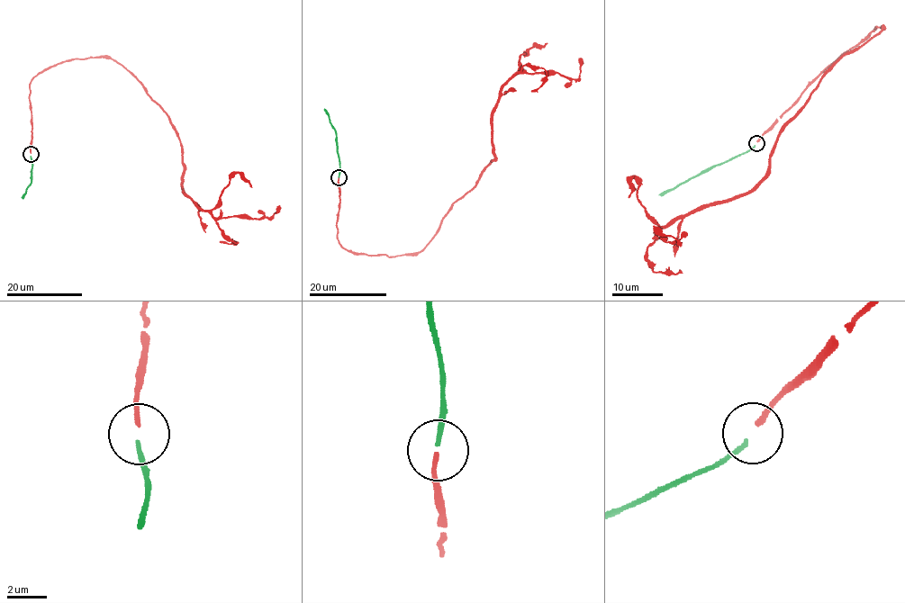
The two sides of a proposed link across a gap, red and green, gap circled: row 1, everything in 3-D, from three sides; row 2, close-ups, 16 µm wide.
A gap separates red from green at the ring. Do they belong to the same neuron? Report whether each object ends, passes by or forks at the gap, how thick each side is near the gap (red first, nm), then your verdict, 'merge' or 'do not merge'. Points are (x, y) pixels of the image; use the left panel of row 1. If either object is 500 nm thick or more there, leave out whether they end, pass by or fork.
red ends there; green ends there; 280 nm thick on the red side, 220 nm on the other; merge

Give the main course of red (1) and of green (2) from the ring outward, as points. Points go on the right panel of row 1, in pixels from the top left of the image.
1: (757, 141), (883, 27), (826, 74), (778, 137), (766, 174), (674, 218), (657, 237), (677, 243), (653, 226)
2: (755, 145), (659, 195)

